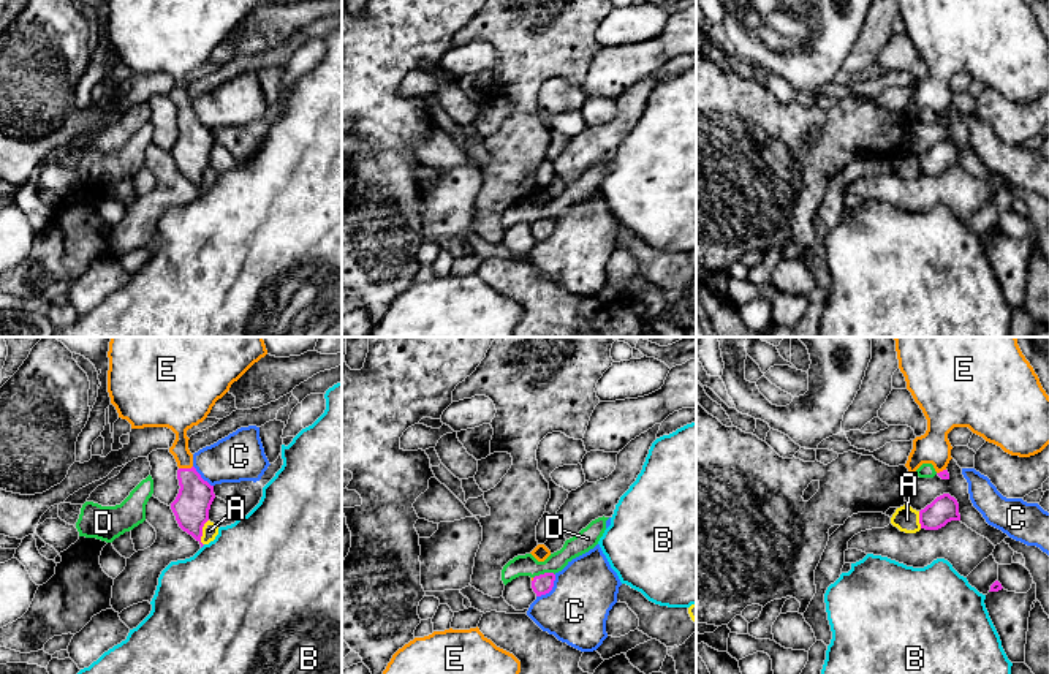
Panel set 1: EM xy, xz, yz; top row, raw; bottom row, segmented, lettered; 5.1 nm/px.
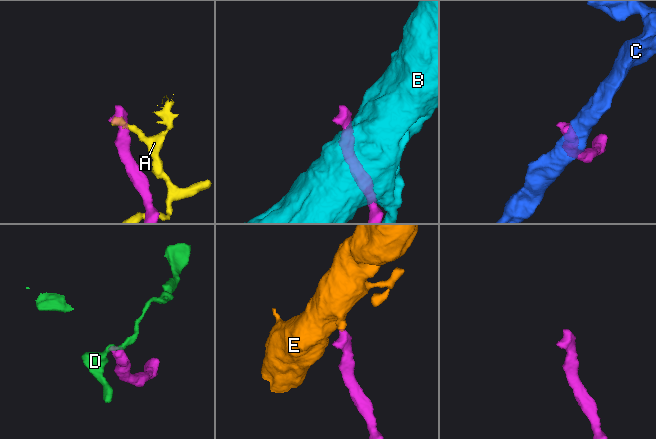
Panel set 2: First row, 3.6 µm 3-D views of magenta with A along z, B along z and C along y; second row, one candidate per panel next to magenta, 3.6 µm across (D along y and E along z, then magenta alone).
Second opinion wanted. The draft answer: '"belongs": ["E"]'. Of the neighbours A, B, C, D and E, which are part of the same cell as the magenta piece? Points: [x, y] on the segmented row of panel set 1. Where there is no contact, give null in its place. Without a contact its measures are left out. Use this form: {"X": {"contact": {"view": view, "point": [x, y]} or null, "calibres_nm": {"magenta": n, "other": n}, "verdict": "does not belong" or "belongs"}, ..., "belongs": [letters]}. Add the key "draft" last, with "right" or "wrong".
{"A": {"contact": {"view": "xy", "point": [201, 532]}, "calibres_nm": {"magenta": 180, "other": 80}, "verdict": "does not belong"}, "B": {"contact": null, "verdict": "does not belong"}, "C": {"contact": {"view": "xz", "point": [551, 589]}, "calibres_nm": {"magenta": 100, "other": 320}, "verdict": "does not belong"}, "D": {"contact": {"view": "xz", "point": [545, 573]}, "calibres_nm": {"magenta": 100, "other": 110}, "verdict": "does not belong"}, "E": {"contact": {"view": "xy", "point": [185, 469]}, "calibres_nm": {"magenta": 180, "other": 120}, "verdict": "belongs"}, "belongs": ["E"], "draft": "right"}

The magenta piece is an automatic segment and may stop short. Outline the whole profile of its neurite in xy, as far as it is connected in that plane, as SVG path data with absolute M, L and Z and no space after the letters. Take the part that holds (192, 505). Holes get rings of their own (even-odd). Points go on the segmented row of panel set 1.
M111 337L108 392L119 418L127 419L131 429L168 427L176 434L169 452L177 462L179 494L171 503L179 527L191 535L201 547L203 527L209 521L209 509L215 498L214 486L201 478L193 467L193 454L188 449L187 430L203 422L212 407L222 399L255 362L267 354L263 337Z

